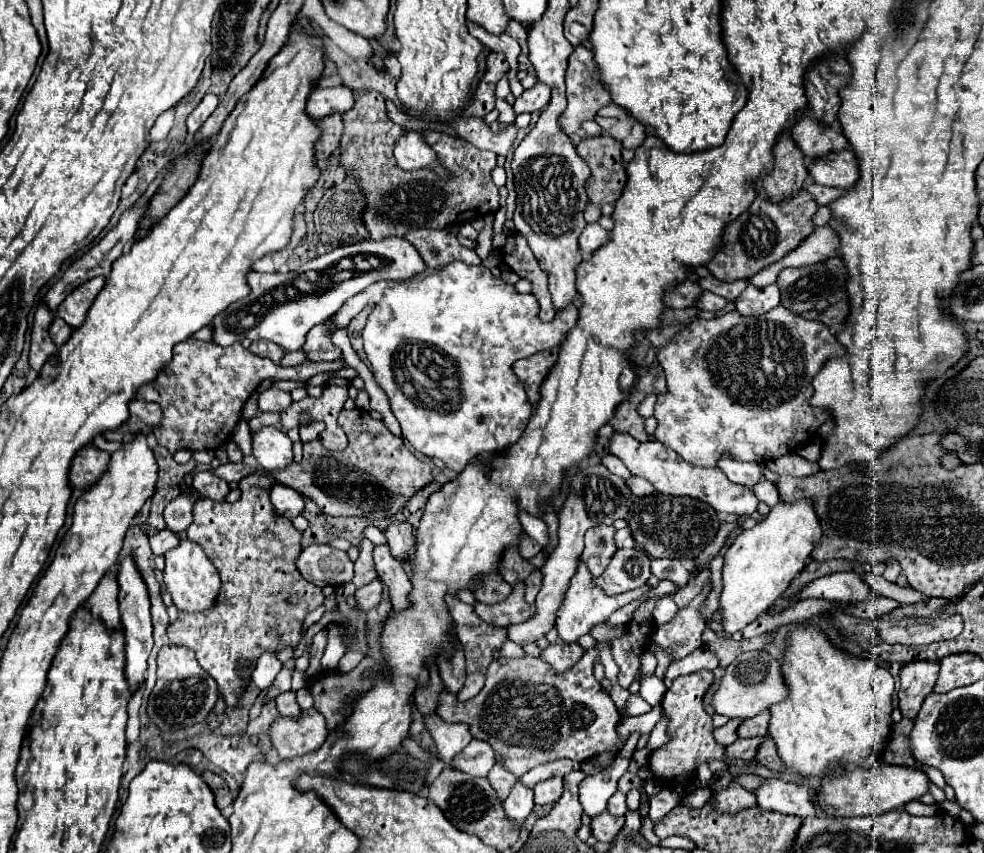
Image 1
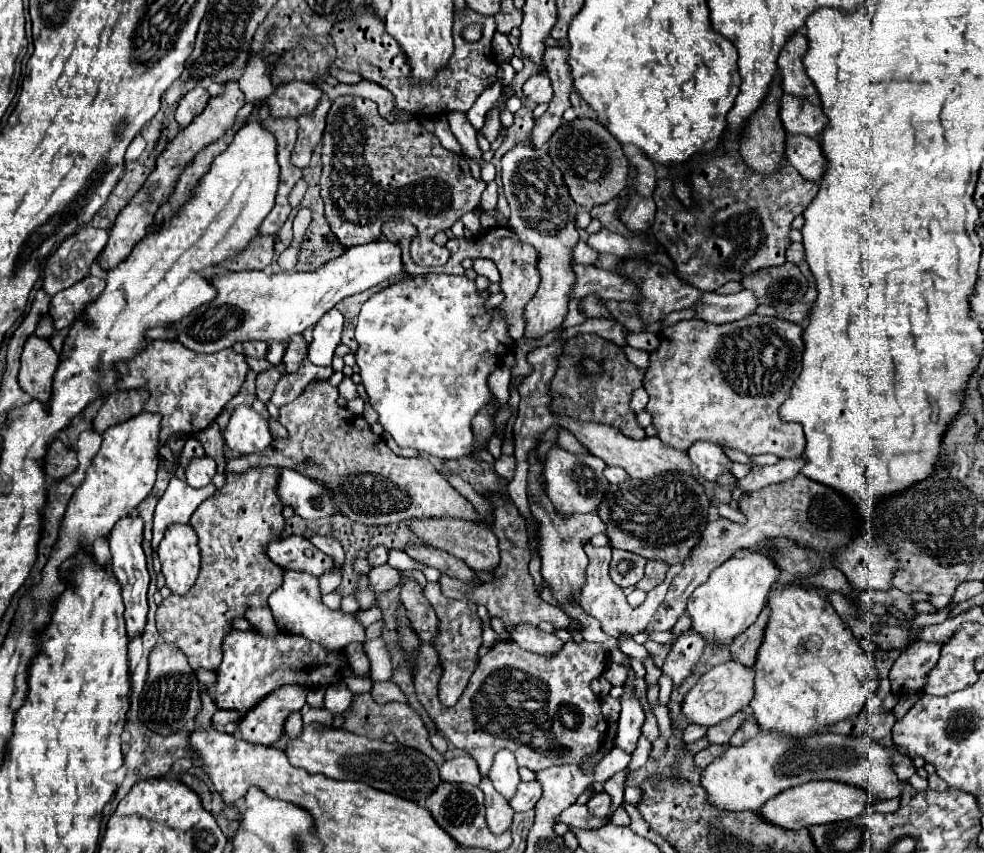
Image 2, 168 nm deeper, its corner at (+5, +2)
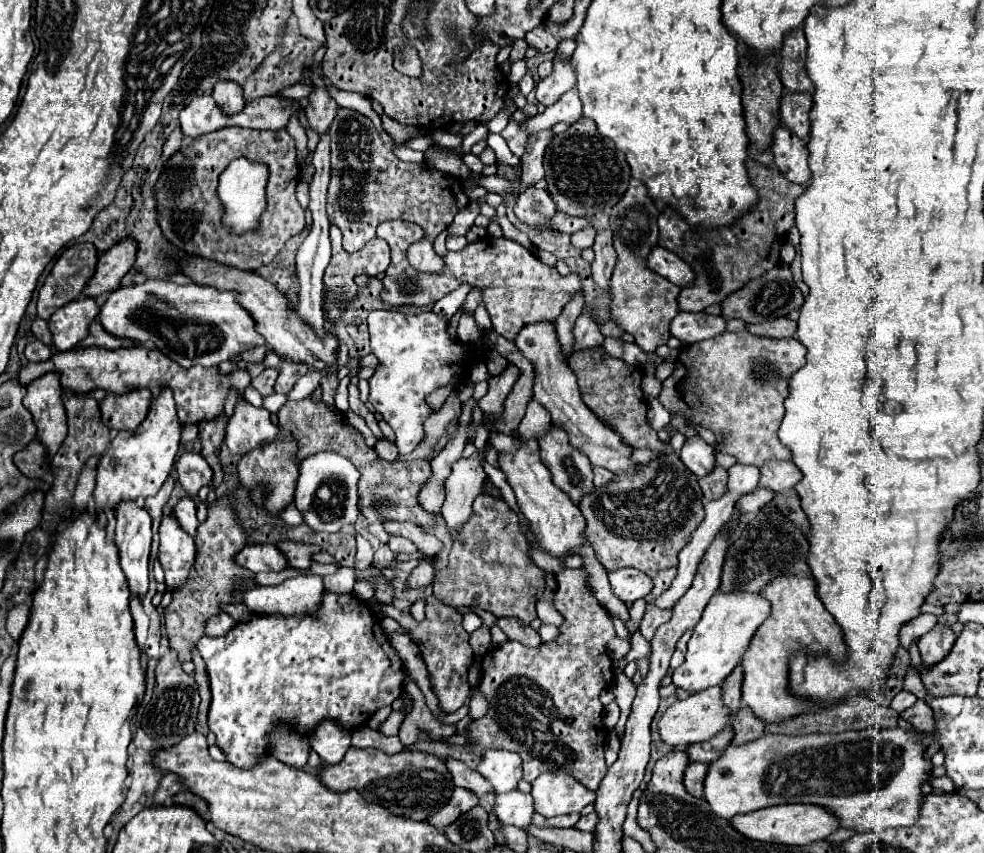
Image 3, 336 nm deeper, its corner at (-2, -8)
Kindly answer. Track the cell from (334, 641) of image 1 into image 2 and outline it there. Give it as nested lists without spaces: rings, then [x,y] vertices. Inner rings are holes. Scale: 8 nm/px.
[[[285,571],[283,583],[269,595],[269,609],[275,617],[279,629],[287,629],[291,633],[303,635],[325,649],[345,649],[349,643],[363,643],[365,641],[365,625],[359,623],[357,613],[343,613],[331,611],[321,601],[319,579],[309,573],[301,571]]]

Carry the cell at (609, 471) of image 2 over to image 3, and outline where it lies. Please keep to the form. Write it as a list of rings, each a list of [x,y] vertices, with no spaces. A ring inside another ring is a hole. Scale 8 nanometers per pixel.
[[[594,467],[594,485],[596,485],[596,487],[604,487],[604,485],[608,485],[612,479],[614,479],[614,473],[612,473],[612,471]]]

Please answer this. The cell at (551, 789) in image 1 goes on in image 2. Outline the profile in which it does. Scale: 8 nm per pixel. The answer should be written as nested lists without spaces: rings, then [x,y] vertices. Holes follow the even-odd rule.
[[[537,781],[519,783],[517,793],[513,795],[513,799],[509,799],[509,805],[513,811],[529,811],[535,807],[539,797],[541,797],[541,785]]]

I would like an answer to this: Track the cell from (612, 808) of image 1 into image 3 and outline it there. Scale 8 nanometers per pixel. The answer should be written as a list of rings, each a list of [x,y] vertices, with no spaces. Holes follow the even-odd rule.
[[[592,811],[590,815],[582,817],[582,819],[580,819],[580,823],[578,823],[576,827],[578,827],[578,829],[582,829],[582,831],[594,831],[594,829],[596,829],[596,825],[598,825],[598,821],[600,821],[598,813],[596,813],[596,811]]]

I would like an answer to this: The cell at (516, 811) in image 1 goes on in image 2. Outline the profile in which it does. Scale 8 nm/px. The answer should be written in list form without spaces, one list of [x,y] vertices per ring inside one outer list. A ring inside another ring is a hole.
[[[501,749],[495,753],[493,757],[493,765],[487,773],[487,777],[491,779],[493,787],[505,797],[511,799],[517,785],[521,783],[519,773],[517,773],[517,761],[513,757],[513,753],[509,753],[509,749]]]

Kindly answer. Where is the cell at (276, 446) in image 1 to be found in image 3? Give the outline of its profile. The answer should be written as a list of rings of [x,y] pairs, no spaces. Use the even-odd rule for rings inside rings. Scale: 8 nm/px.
[[[236,403],[234,415],[228,419],[226,439],[230,453],[246,455],[252,449],[264,447],[278,439],[280,429],[270,421],[270,411],[250,403]]]

